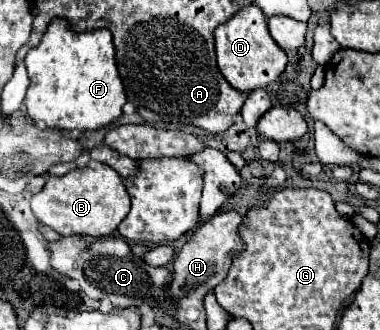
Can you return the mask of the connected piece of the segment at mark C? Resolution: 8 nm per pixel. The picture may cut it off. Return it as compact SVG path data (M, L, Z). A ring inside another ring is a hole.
M81 235L61 237L59 241L47 241L51 253L51 267L69 277L79 281L81 289L91 299L109 299L113 307L157 307L161 311L171 309L171 295L169 295L169 281L171 273L165 267L151 267L141 257L133 257L129 245L121 237L103 237L91 239Z

